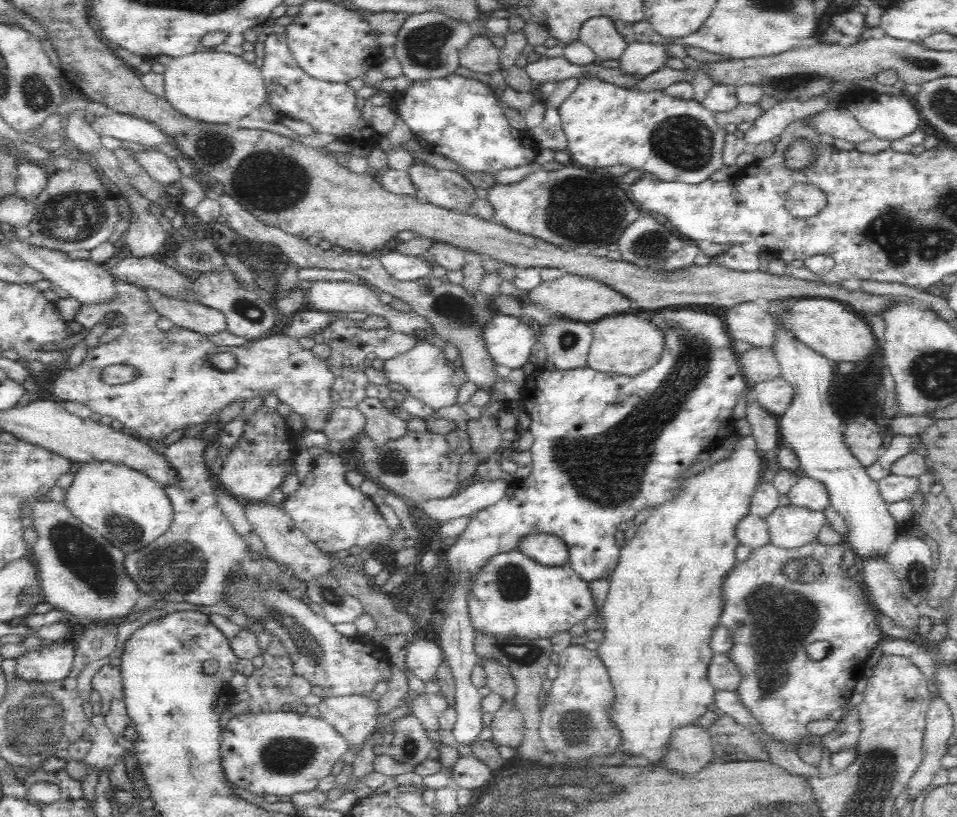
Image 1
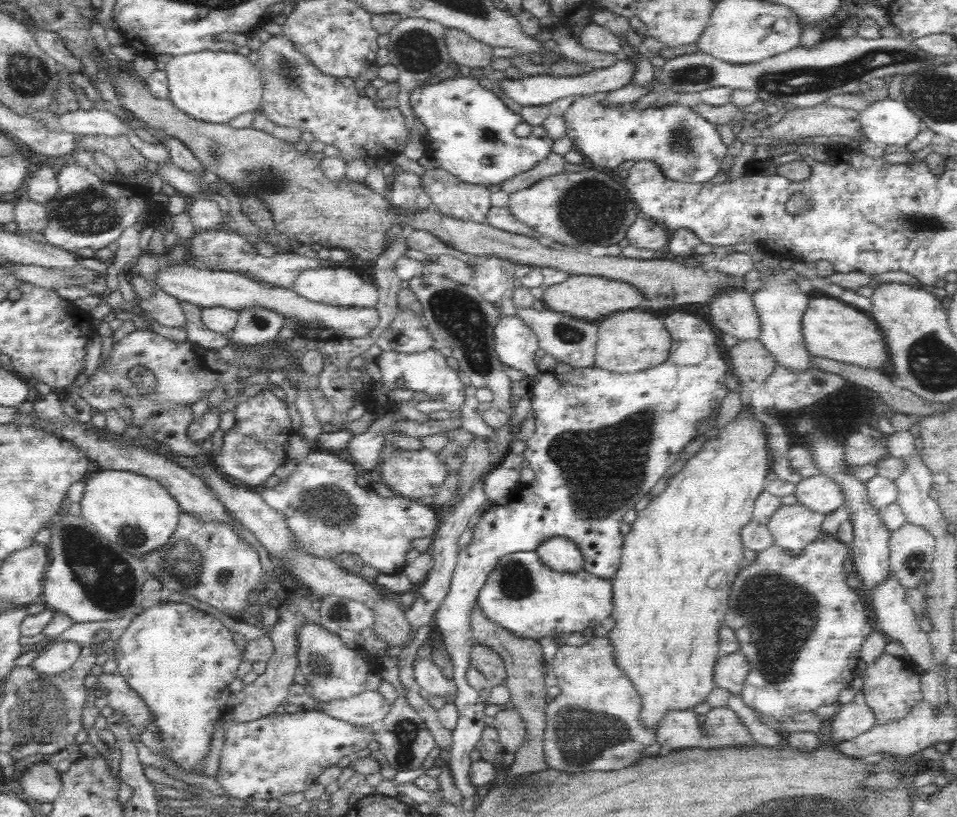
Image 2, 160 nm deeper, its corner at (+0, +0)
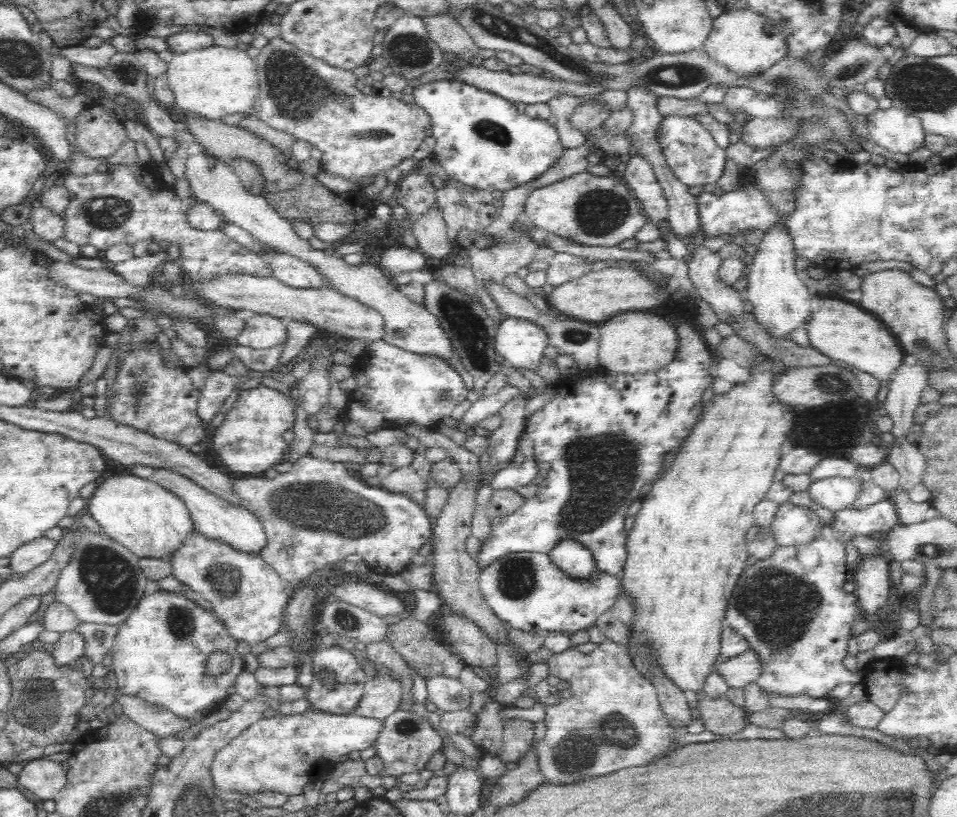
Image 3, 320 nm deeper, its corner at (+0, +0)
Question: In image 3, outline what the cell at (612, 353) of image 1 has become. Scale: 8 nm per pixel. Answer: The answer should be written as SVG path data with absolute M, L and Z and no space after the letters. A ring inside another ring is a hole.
M644 312L620 314L599 330L602 340L598 349L598 367L608 373L631 375L660 370L674 362L680 348L675 325L670 326L664 318L652 318Z

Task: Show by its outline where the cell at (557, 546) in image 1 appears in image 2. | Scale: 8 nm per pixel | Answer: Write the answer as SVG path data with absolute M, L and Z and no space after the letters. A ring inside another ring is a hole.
M566 537L546 539L535 551L552 570L575 573L584 568L584 557L578 545Z

